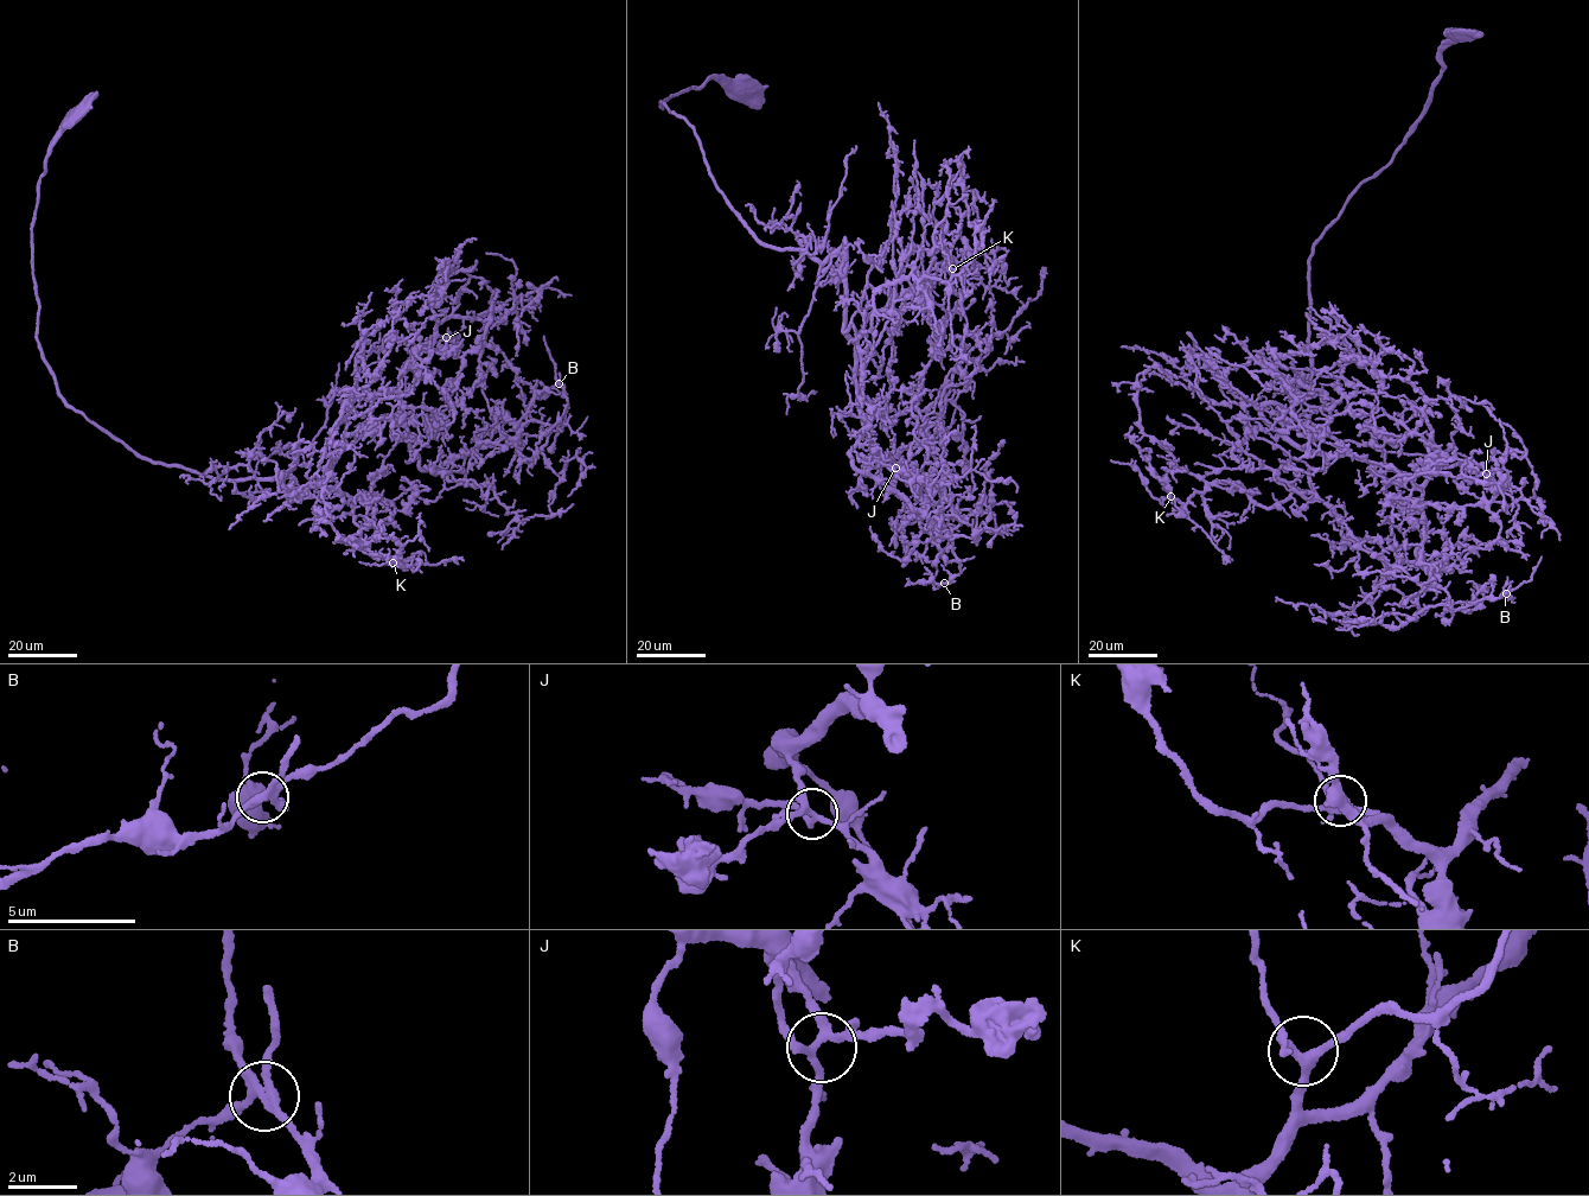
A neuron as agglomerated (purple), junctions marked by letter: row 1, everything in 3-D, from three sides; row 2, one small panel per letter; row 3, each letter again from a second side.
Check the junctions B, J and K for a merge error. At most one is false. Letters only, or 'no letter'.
no letter

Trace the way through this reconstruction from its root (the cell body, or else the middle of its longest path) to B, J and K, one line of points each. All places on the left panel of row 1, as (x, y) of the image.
B: (75, 114), (36, 334), (139, 455), (294, 490), (396, 413), (423, 469), (502, 439), (530, 462), (559, 383)
J: (75, 114), (39, 178), (36, 334), (66, 404), (135, 452), (308, 487), (396, 412), (413, 351), (446, 337)
K: (75, 114), (31, 236), (65, 401), (214, 478), (329, 471), (355, 502), (343, 541), (393, 562)

